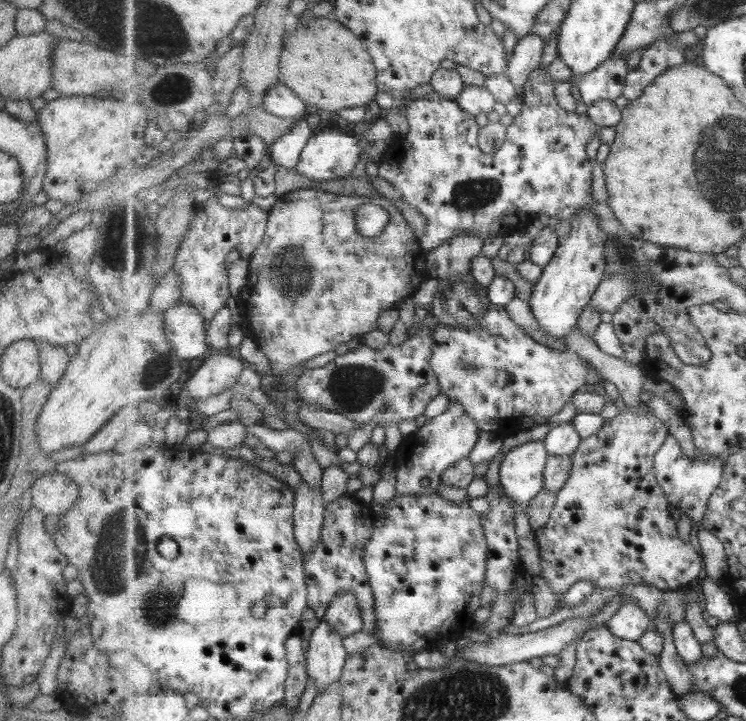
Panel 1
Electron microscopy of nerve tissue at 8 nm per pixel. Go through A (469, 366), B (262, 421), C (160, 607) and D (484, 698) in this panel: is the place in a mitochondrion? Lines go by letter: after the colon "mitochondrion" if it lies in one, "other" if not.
A: mitochondrion
B: other
C: mitochondrion
D: mitochondrion

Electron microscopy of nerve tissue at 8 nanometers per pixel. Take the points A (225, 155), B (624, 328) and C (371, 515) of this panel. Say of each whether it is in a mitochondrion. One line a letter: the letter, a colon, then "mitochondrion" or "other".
A: other
B: other
C: other

